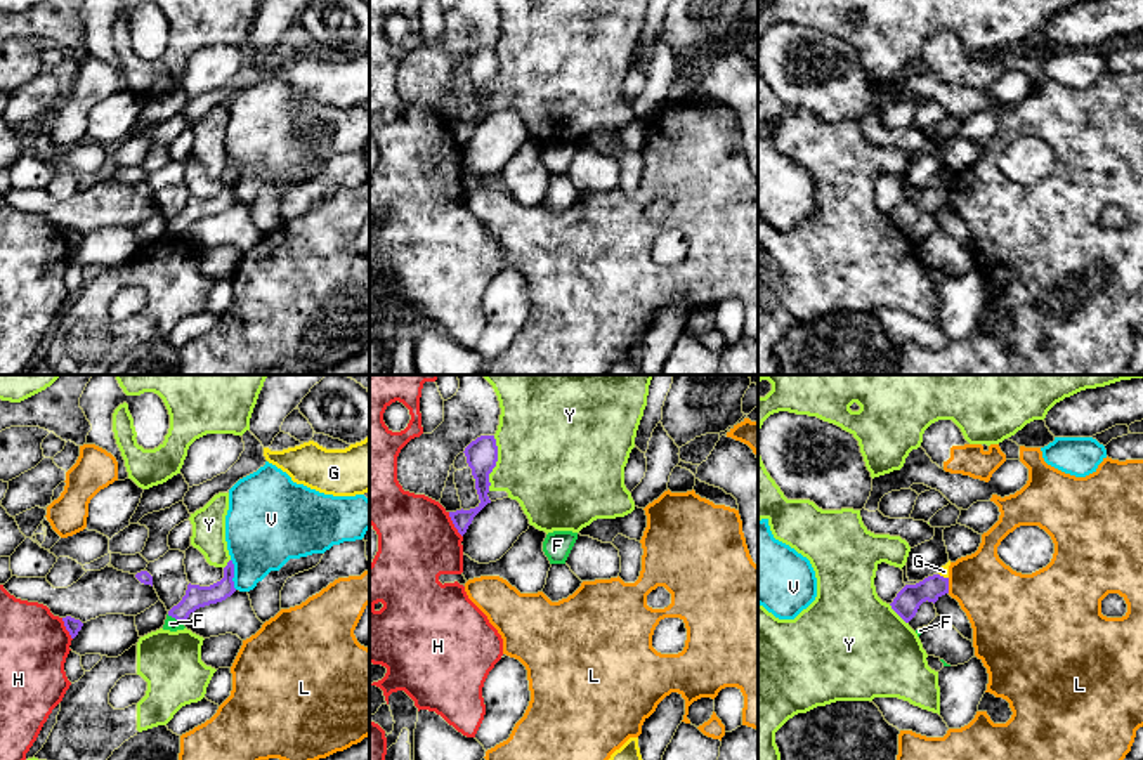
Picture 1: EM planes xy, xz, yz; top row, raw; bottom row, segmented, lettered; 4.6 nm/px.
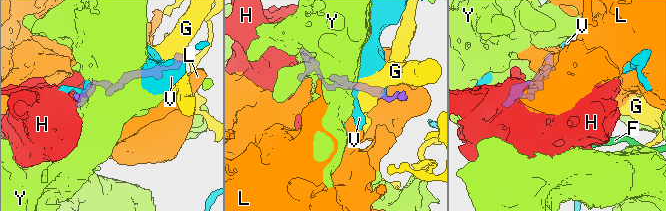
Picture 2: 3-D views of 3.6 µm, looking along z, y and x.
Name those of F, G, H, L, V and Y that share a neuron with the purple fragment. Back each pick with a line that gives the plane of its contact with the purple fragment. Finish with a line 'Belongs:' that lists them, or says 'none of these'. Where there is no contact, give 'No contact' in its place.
F: Touches purple in xy
Belongs: F

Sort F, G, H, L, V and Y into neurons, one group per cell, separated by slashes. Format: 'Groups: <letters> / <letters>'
Groups: F / G / H Y / L / V

